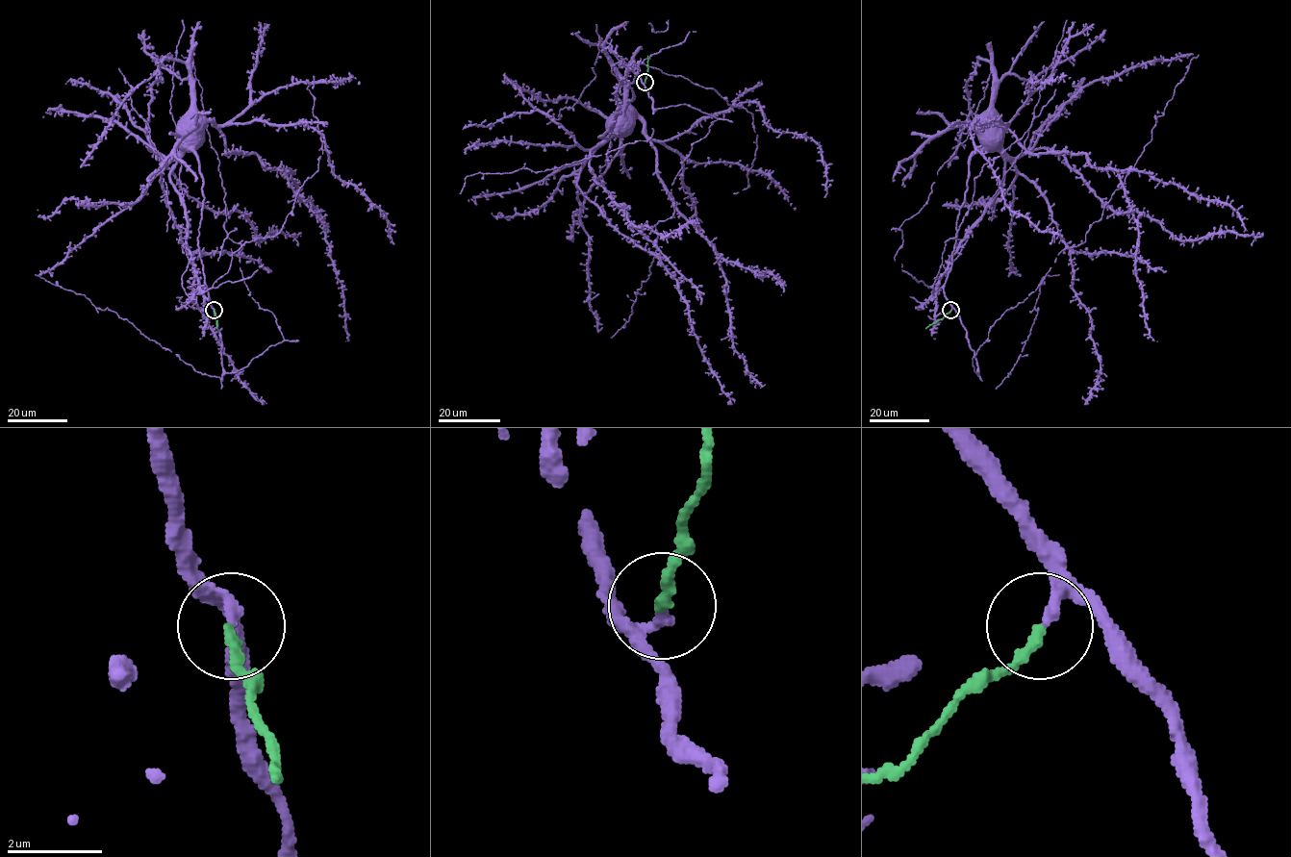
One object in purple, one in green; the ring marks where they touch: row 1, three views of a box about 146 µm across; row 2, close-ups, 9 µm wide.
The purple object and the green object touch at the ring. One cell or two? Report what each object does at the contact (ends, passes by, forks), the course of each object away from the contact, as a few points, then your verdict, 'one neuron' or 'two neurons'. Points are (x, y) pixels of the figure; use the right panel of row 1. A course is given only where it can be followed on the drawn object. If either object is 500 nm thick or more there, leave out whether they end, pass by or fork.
purple ends | green ends | purple via (951, 310), (944, 285), (951, 265), (957, 215), (964, 200), (970, 158), (981, 146), (987, 136) | green via (950, 310), (925, 328) | one neuron

